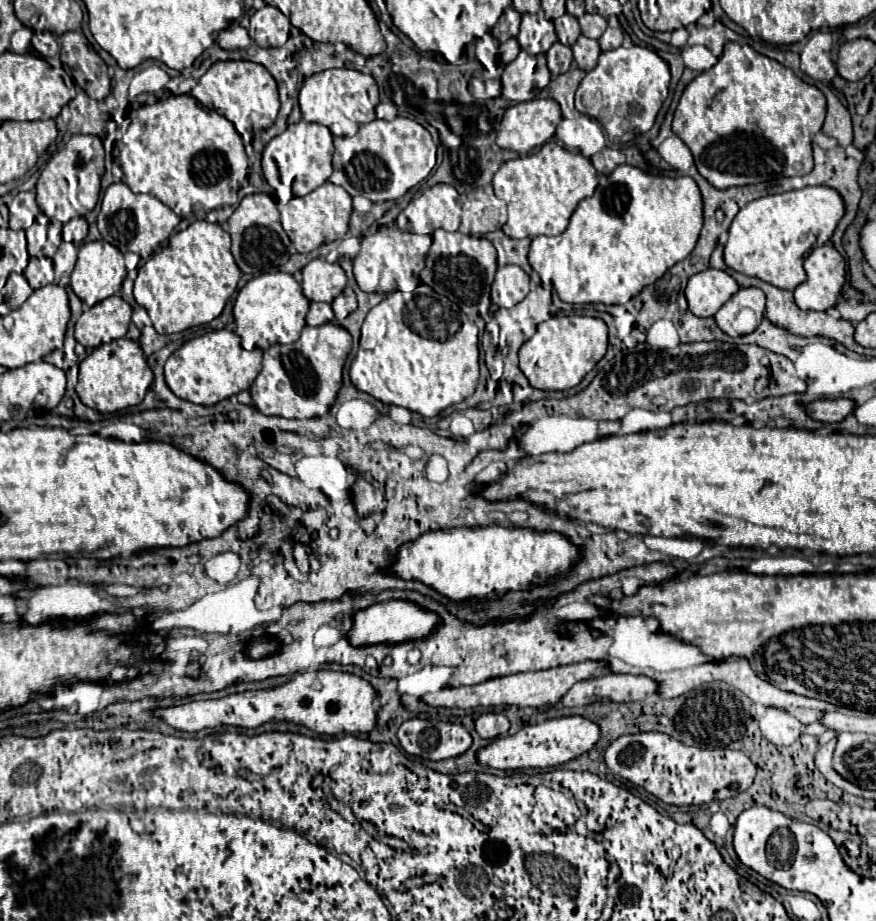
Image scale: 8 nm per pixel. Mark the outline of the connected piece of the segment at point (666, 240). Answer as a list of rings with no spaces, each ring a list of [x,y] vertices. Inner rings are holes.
[[[619,165],[609,177],[603,177],[601,179],[601,183],[595,189],[593,197],[587,197],[587,199],[583,199],[577,205],[577,209],[575,209],[575,213],[573,213],[573,217],[569,221],[569,227],[561,235],[533,239],[531,251],[529,251],[529,263],[539,273],[543,285],[545,287],[551,285],[551,289],[555,289],[557,295],[559,295],[559,299],[565,301],[565,303],[581,303],[581,305],[585,305],[585,303],[605,303],[605,305],[621,305],[621,303],[627,303],[629,299],[633,299],[635,295],[639,295],[643,287],[655,283],[669,267],[673,267],[675,263],[683,261],[693,251],[693,247],[695,247],[695,243],[699,239],[701,227],[703,227],[703,199],[701,199],[701,193],[699,193],[697,183],[691,177],[649,175],[649,173],[645,173],[645,171],[641,171],[641,169],[633,167],[633,165]]]

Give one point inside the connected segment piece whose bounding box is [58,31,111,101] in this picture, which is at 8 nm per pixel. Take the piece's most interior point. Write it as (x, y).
(88, 69)

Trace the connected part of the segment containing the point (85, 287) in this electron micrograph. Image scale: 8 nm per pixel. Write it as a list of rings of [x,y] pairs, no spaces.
[[[93,241],[93,243],[83,243],[79,247],[79,257],[77,257],[77,265],[71,273],[71,289],[75,291],[75,295],[89,307],[93,307],[95,303],[115,295],[121,291],[121,283],[127,277],[127,269],[125,269],[125,259],[123,253],[113,247],[107,241]]]

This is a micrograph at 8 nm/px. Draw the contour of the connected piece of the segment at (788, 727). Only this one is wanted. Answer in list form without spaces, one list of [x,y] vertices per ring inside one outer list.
[[[769,707],[765,715],[759,721],[763,735],[773,743],[773,745],[791,745],[793,741],[799,739],[803,725],[785,709],[779,707]]]

